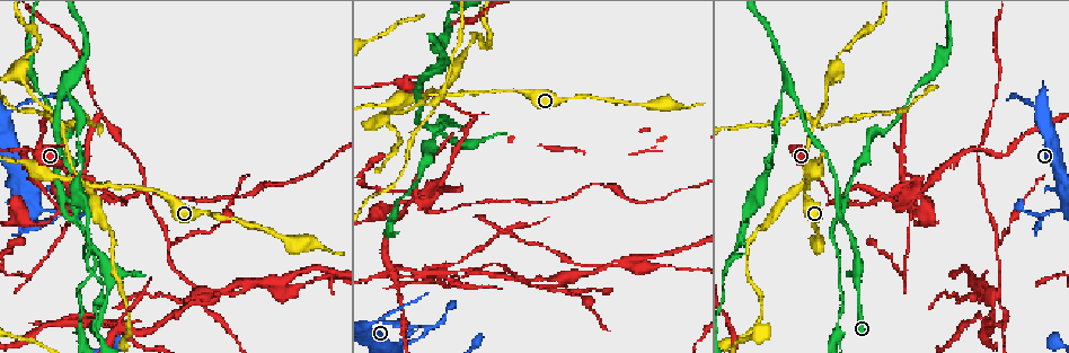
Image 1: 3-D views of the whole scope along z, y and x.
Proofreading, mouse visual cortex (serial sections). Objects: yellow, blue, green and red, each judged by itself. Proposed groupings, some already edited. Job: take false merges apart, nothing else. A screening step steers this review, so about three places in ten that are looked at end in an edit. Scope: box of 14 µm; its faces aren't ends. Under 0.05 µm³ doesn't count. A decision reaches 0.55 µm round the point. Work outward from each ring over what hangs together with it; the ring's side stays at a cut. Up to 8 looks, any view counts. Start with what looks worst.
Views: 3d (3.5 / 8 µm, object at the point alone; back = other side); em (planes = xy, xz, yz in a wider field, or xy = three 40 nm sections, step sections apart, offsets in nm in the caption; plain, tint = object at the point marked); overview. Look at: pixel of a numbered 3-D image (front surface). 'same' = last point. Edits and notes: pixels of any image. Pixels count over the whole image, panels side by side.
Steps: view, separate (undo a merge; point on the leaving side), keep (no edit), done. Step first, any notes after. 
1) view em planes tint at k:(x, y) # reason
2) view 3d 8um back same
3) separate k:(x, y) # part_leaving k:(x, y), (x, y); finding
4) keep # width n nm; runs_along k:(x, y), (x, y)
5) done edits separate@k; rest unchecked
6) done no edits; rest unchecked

view 3d 8um at 1:(808, 182) # thick turns thin

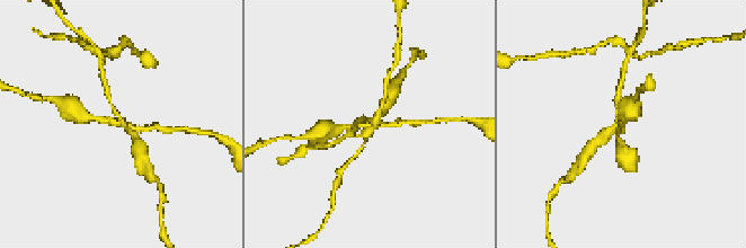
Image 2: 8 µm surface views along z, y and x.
view 3d 3.5um at 2:(623, 125)

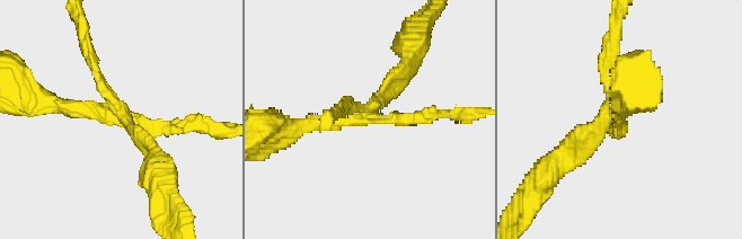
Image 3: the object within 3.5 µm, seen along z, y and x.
view em xy step 1 tint at 3:(620, 119)

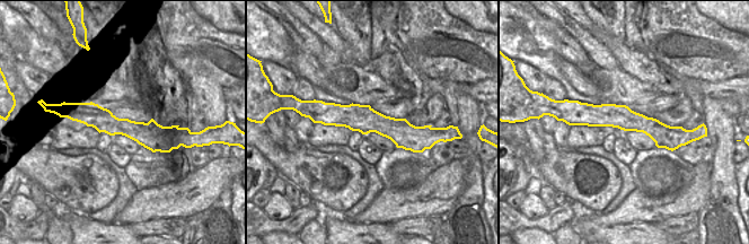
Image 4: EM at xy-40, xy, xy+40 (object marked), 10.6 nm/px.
separate 3:(588, 141) # width 280 nm; part_leaving 3:(118, 114), (98, 82), (81, 24); a second cell is stuck on

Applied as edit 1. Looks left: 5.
view overview # see it whole again

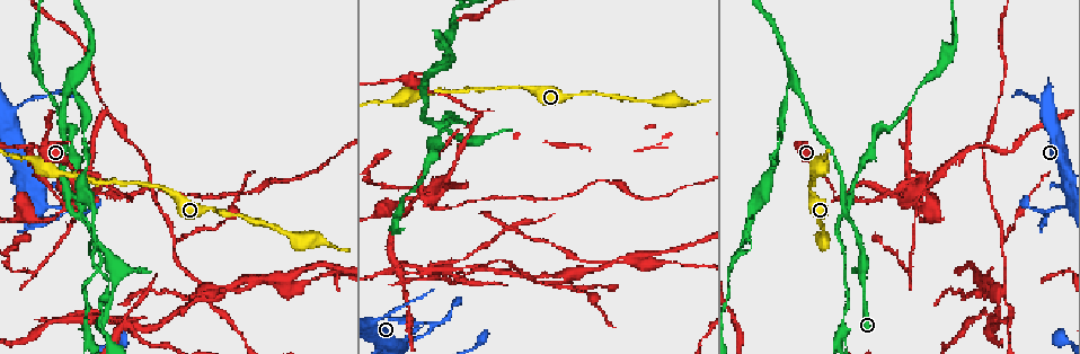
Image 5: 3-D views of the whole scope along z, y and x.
view 3d 8um at 5:(845, 213) # sharp bend

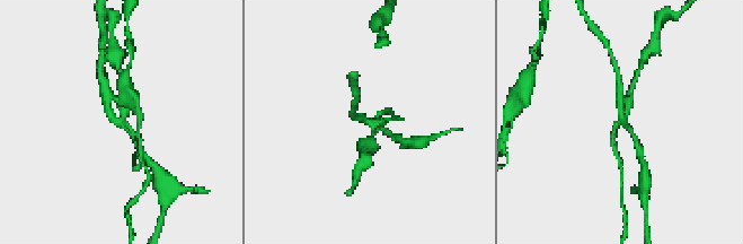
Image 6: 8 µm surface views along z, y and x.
view em xy step 2 tint at 6:(623, 121) # need the tissue

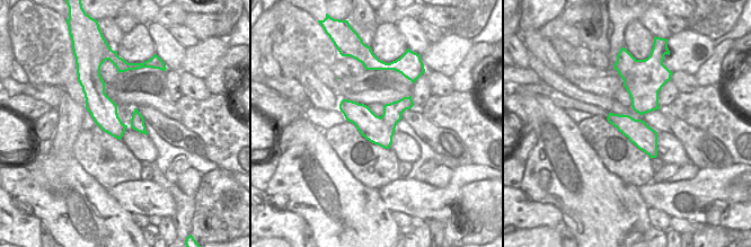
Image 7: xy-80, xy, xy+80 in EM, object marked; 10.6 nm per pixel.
separate 6:(116, 66) # width 320 nm; part_leaving 6:(626, 113), (636, 76); a second cell is stuck on

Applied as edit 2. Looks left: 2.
done edits separate@3, separate@6; rest unchecked

